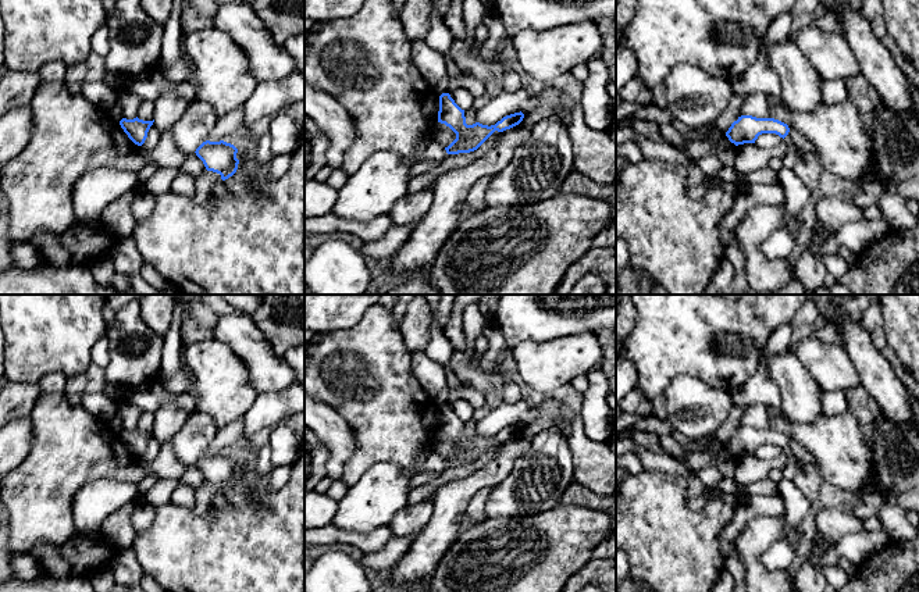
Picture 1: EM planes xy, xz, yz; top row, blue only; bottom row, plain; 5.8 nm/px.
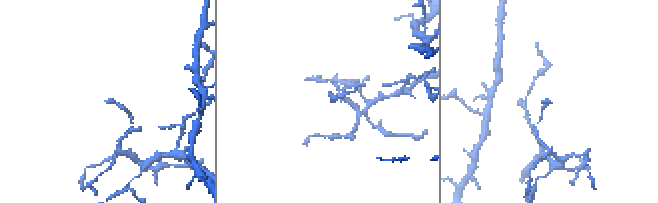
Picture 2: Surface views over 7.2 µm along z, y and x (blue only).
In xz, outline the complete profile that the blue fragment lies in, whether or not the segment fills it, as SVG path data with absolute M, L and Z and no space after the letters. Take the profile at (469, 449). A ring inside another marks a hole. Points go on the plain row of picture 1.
M449 404L439 407L438 434L449 438L456 450L445 459L448 466L470 464L477 461L495 442L503 443L519 436L524 429L524 425L514 424L503 428L495 436L482 436L475 434L473 436L466 435L464 421L462 421Z

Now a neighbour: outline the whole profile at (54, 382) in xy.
M50 372L44 375L36 386L40 388L42 393L67 393L68 377L63 372Z

